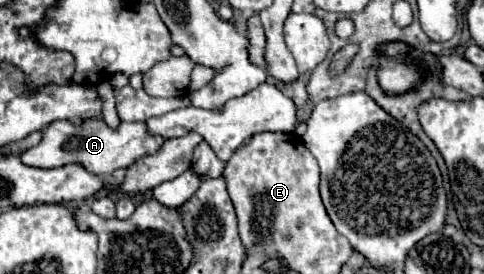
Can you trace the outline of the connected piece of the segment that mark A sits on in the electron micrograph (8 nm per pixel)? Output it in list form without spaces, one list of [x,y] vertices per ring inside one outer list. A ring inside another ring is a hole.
[[[97,118],[85,120],[79,126],[77,124],[71,126],[65,120],[61,120],[61,122],[51,122],[45,128],[43,140],[37,146],[25,150],[21,154],[21,162],[27,166],[37,166],[37,168],[59,168],[65,164],[79,162],[93,174],[107,176],[119,168],[129,168],[137,158],[155,154],[163,146],[163,142],[165,138],[149,134],[149,128],[144,121],[121,121],[117,130],[113,130],[103,120],[97,120]]]

